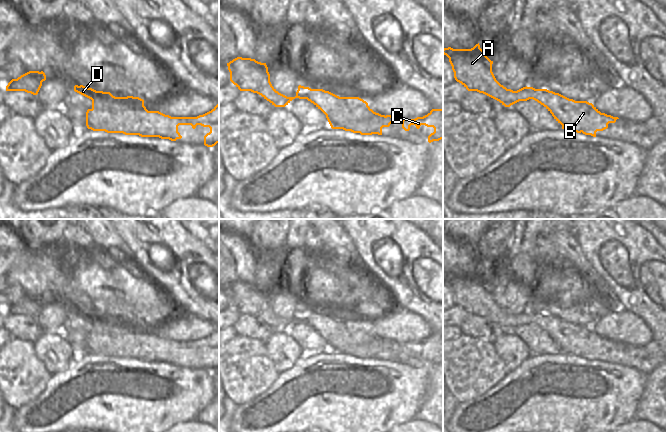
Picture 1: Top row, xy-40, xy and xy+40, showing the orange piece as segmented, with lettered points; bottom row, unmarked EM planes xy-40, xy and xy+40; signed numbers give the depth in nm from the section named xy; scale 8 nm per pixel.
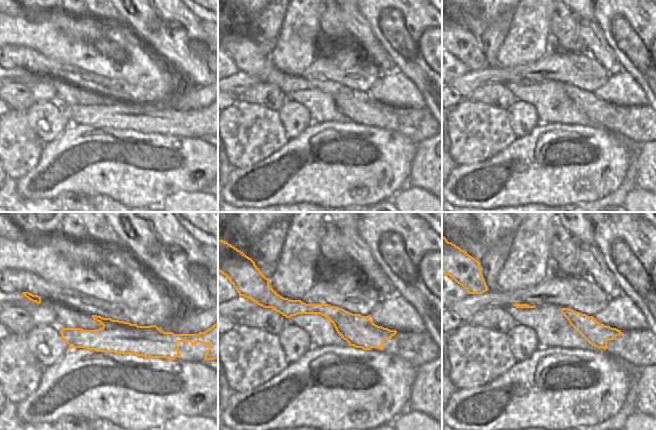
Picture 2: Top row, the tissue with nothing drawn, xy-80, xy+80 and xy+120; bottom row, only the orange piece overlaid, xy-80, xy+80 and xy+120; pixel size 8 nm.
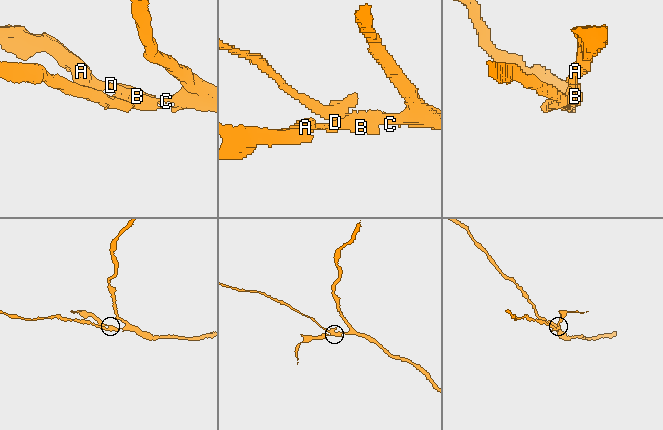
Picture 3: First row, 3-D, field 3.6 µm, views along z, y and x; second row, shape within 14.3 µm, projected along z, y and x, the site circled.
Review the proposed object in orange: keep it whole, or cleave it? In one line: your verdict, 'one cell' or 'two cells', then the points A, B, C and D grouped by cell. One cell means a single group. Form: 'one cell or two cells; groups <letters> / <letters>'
two cells; groups A B D / C

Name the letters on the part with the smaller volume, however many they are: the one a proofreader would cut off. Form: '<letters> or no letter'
A, B, D

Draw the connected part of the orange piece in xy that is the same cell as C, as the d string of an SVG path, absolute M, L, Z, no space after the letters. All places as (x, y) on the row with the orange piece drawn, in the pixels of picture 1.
M432 109L423 117L402 119L401 122L402 128L405 131L409 131L411 125L415 125L417 129L419 129L421 125L433 127L434 132L428 136L429 143L443 139L443 109Z

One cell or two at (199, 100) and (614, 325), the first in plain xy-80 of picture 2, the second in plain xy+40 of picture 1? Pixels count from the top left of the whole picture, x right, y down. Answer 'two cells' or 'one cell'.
one cell

